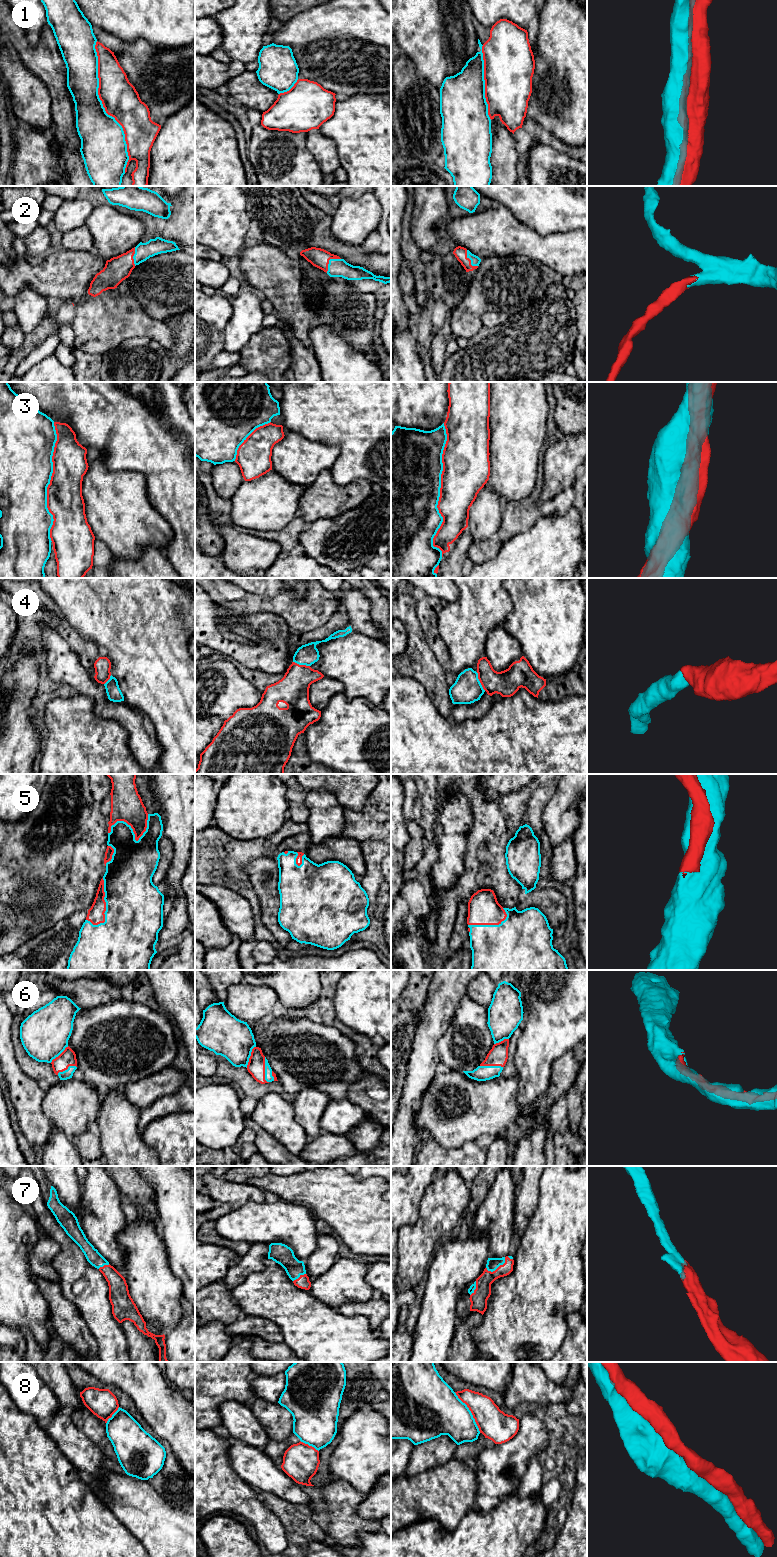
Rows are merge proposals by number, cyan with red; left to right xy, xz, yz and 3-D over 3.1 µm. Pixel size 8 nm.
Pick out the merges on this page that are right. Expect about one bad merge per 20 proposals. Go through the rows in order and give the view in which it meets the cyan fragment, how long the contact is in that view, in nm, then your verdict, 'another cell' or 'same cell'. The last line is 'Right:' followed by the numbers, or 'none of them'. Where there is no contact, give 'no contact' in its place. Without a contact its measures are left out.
1: contact in xy; length 1100 nm; same cell
2: contact in xz; length 170 nm; same cell
3: contact in yz; length 1050 nm; same cell
4: contact in yz; length 170 nm; same cell
5: contact in xy; length 360 nm; same cell
6: contact in xz; length 220 nm; same cell
7: contact in yz; length 190 nm; same cell
8: contact in yz; length 380 nm; same cell
Right: 1, 2, 3, 4, 5, 6, 7, 8

